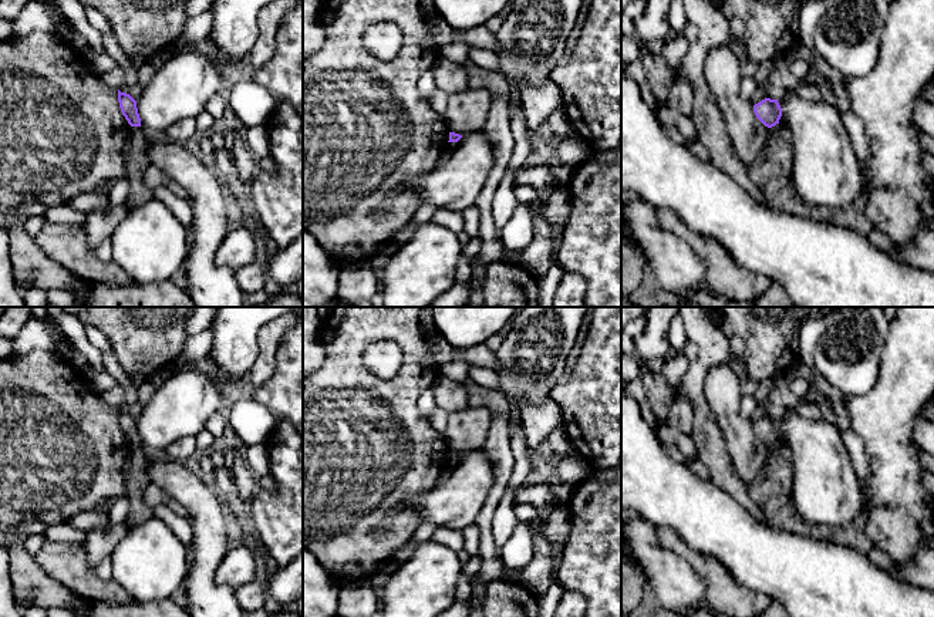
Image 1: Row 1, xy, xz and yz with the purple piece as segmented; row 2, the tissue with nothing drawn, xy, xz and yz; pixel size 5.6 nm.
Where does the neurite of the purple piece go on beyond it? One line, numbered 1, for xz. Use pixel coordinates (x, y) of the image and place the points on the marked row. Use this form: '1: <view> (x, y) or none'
1: none

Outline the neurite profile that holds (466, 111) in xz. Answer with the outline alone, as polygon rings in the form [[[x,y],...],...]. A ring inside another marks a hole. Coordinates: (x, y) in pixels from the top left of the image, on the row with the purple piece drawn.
[[[468,87],[463,91],[449,94],[444,115],[449,132],[463,136],[483,129],[490,105],[492,92],[489,90]]]

